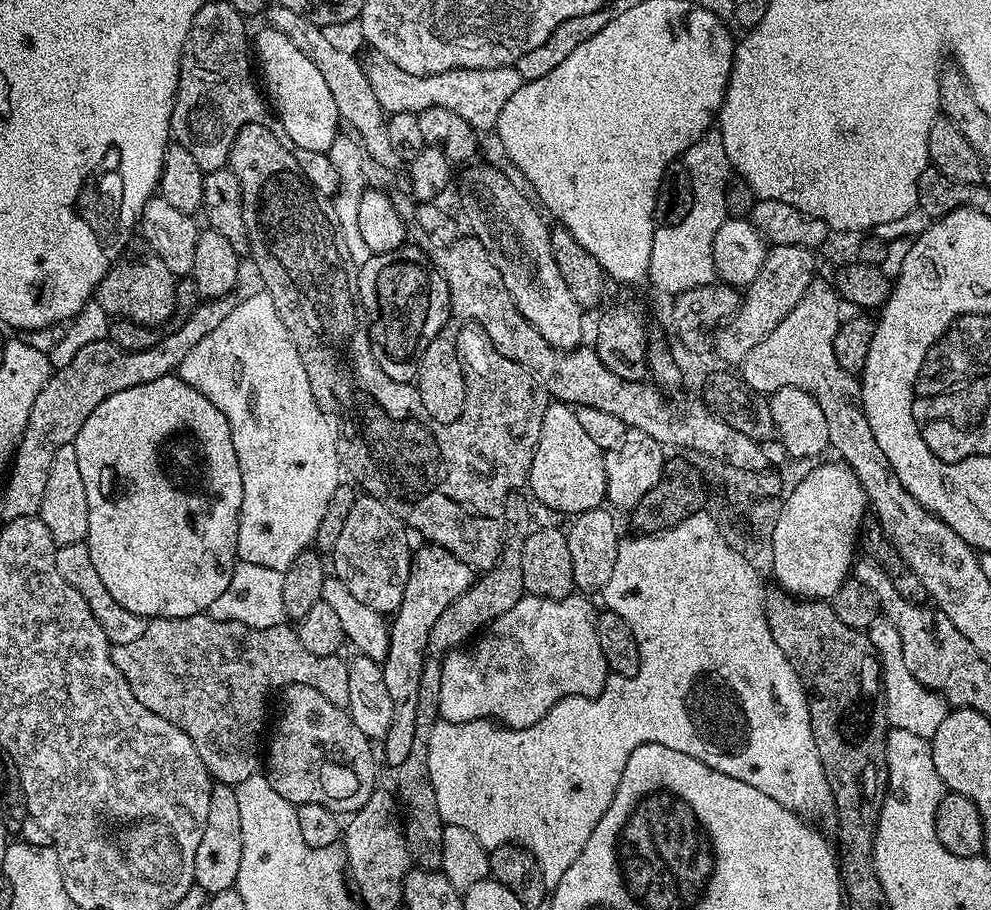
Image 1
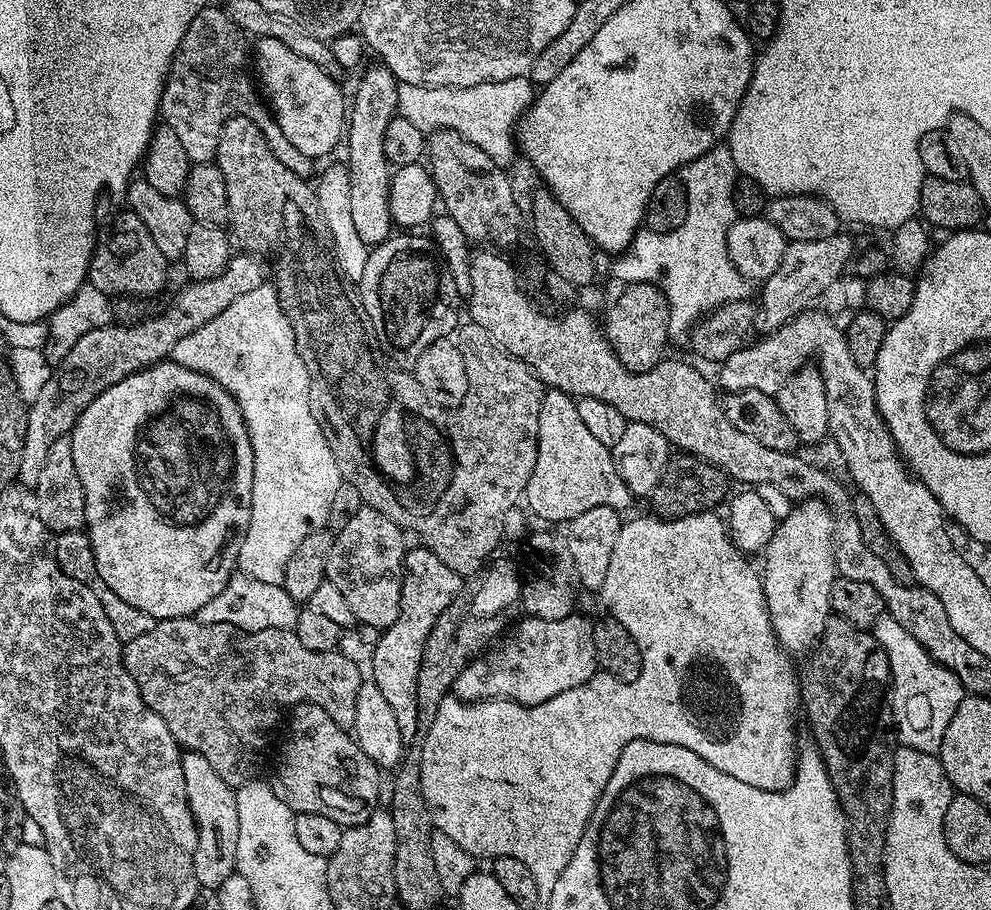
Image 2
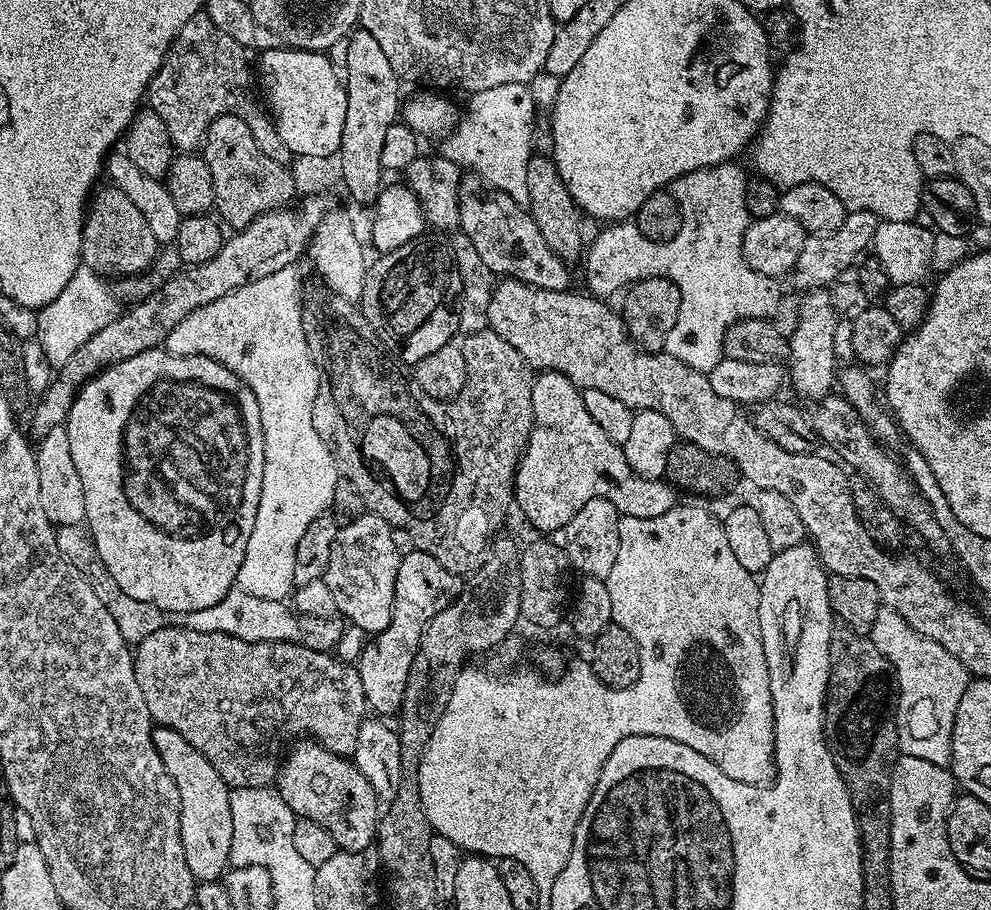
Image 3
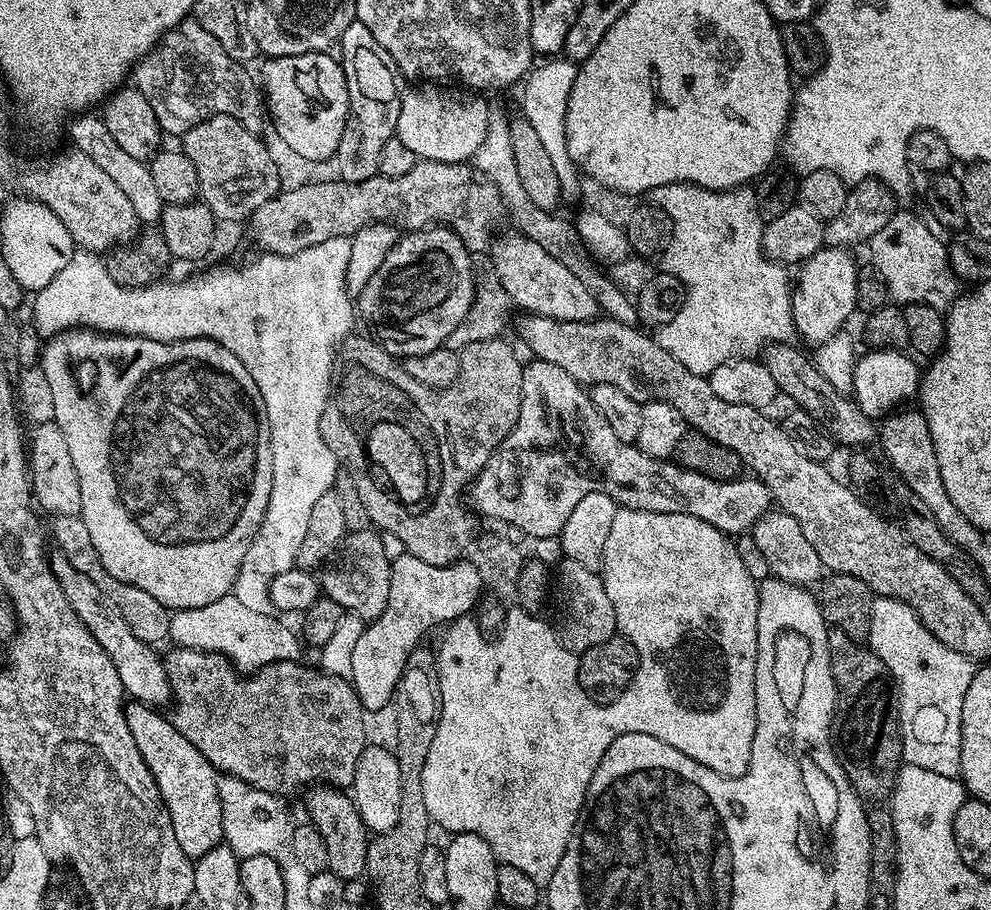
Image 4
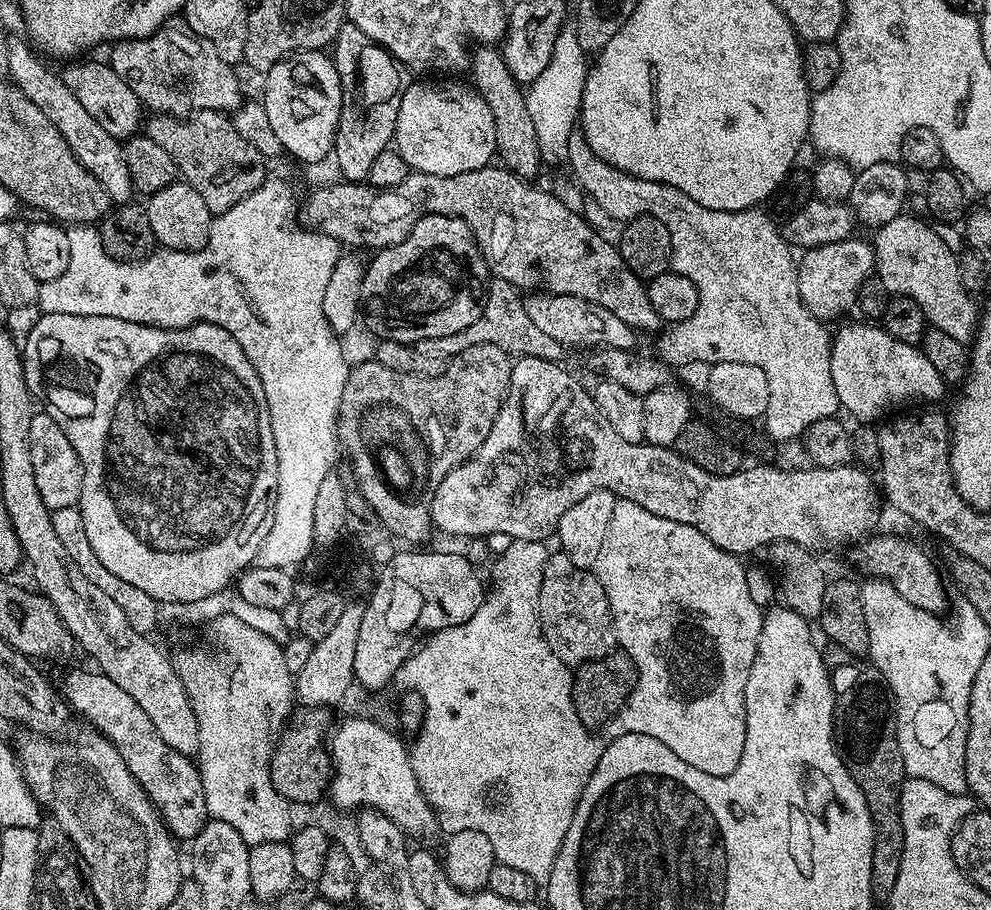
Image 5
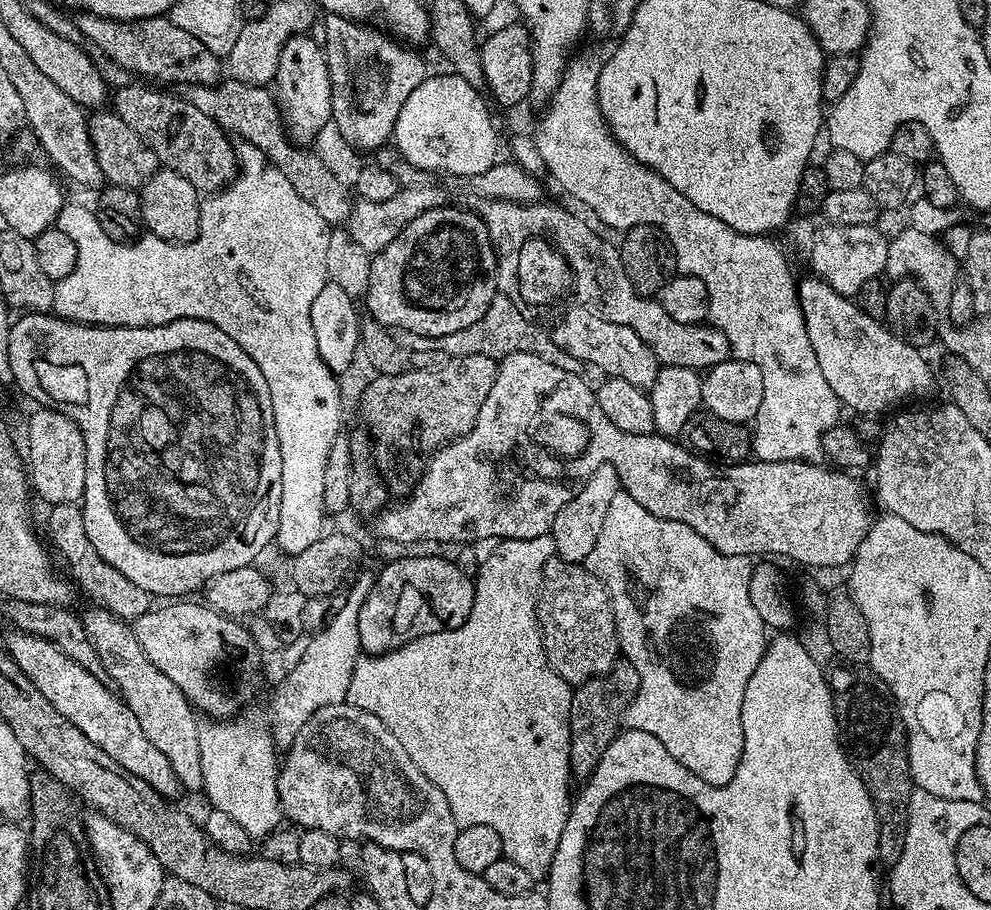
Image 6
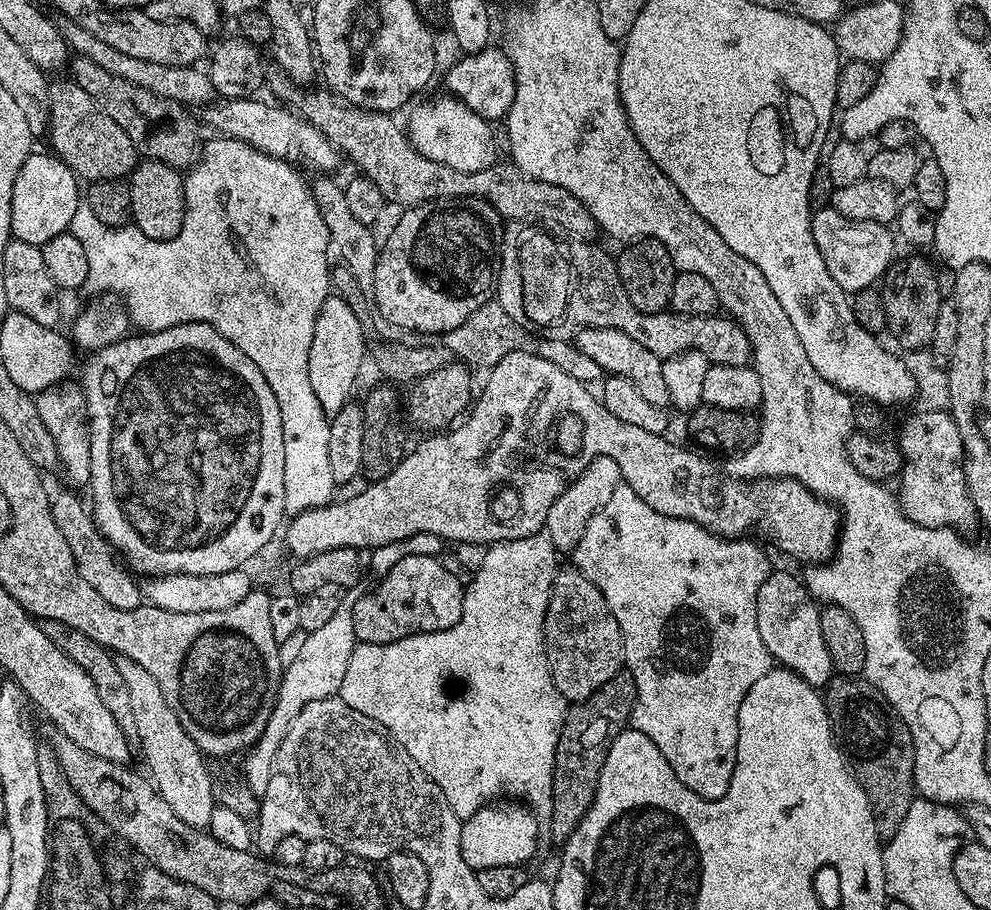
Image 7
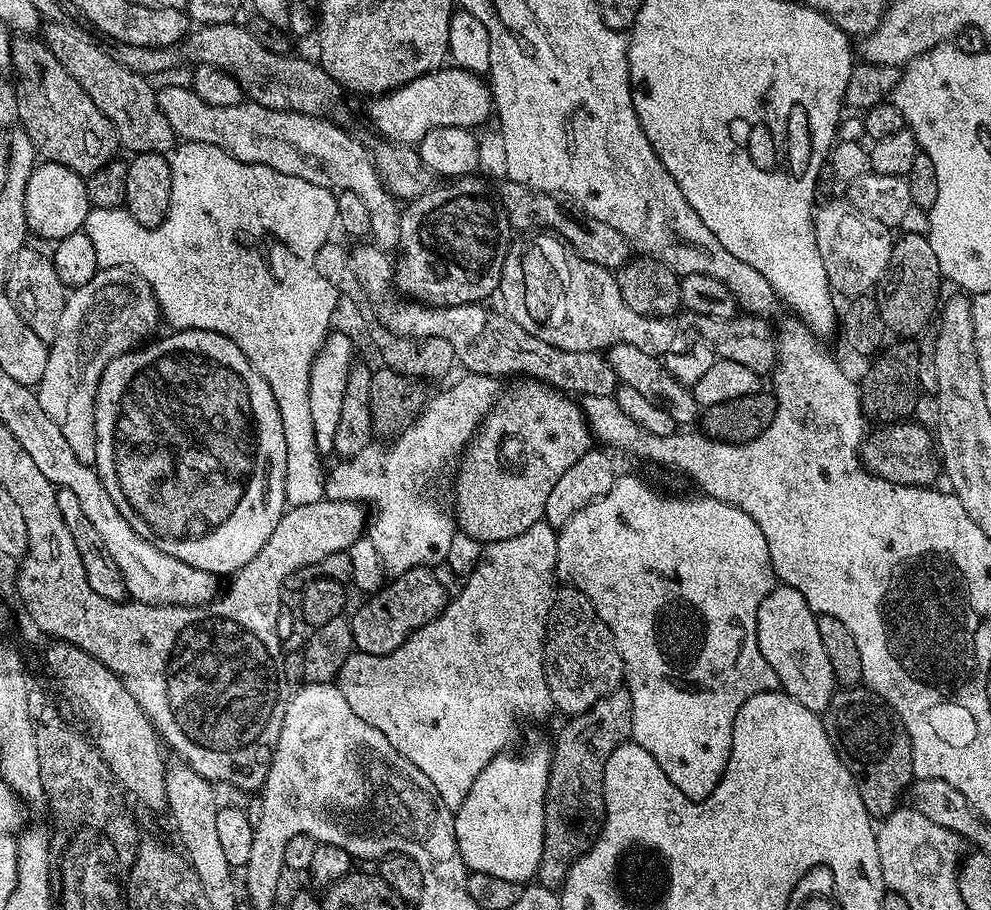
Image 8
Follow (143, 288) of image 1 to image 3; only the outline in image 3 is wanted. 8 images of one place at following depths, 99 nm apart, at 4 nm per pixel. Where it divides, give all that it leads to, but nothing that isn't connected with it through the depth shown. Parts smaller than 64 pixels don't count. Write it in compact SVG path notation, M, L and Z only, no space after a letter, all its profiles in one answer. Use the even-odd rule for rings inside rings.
M115 186L97 187L93 191L84 214L82 246L80 258L83 267L89 272L96 272L102 278L119 278L137 276L152 267L158 251L154 233L142 218L142 210L130 202L122 190Z

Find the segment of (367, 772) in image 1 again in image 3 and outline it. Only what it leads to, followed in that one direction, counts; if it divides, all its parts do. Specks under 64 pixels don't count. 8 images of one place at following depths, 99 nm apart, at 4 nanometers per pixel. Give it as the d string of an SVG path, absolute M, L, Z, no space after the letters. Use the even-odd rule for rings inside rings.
M300 738L292 746L292 753L283 757L274 784L282 802L290 806L297 818L313 820L318 822L318 826L326 826L337 849L345 852L371 849L382 812L379 807L376 809L378 798L358 766L349 757L326 750L326 746L322 746L318 740Z

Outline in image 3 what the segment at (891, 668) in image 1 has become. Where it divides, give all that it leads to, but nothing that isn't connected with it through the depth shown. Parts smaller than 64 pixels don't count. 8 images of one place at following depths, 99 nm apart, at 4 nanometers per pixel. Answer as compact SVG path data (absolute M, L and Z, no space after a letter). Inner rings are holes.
M881 607L870 639L884 657L892 663L894 684L898 689L896 697L896 729L898 730L899 751L912 758L926 758L945 766L952 763L952 731L954 714L958 714L958 702L970 683L970 674L938 642L930 642L918 630L914 630L894 611Z

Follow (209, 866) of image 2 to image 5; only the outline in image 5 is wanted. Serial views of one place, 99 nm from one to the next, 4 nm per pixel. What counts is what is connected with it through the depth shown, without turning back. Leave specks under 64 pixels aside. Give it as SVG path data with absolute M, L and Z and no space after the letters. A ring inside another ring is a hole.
M99 670L91 671L70 673L64 680L63 699L75 713L81 712L114 745L118 754L122 754L122 762L126 762L130 774L134 774L142 790L146 790L165 828L173 837L180 842L195 840L202 826L210 819L197 761L178 754L174 746L162 742L162 738L158 738L158 730L154 730L154 722L150 722L142 706L138 706L138 702L134 702L134 698L130 698L118 682Z

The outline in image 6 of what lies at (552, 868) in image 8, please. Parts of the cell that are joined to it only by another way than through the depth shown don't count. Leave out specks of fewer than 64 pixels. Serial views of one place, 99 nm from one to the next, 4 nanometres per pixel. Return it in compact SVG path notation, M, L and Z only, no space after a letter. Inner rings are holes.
M617 662L606 674L590 678L573 691L570 706L570 762L573 777L577 781L587 781L598 762L602 762L606 746L610 746L616 733L621 731L622 717L638 694L639 685L638 670L634 670L634 666L627 662Z

